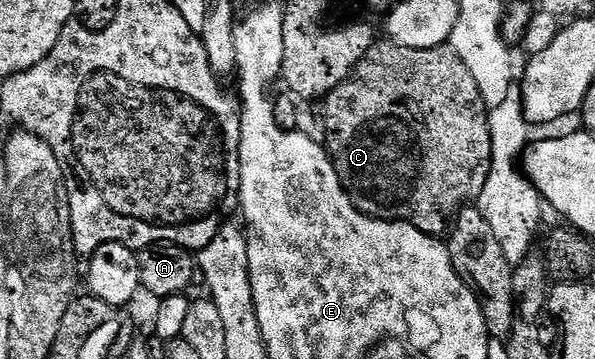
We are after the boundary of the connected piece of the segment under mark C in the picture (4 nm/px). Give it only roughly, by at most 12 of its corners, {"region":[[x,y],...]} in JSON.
{"region":[[375,42],[321,105],[366,216],[442,238],[492,166],[443,46]]}

